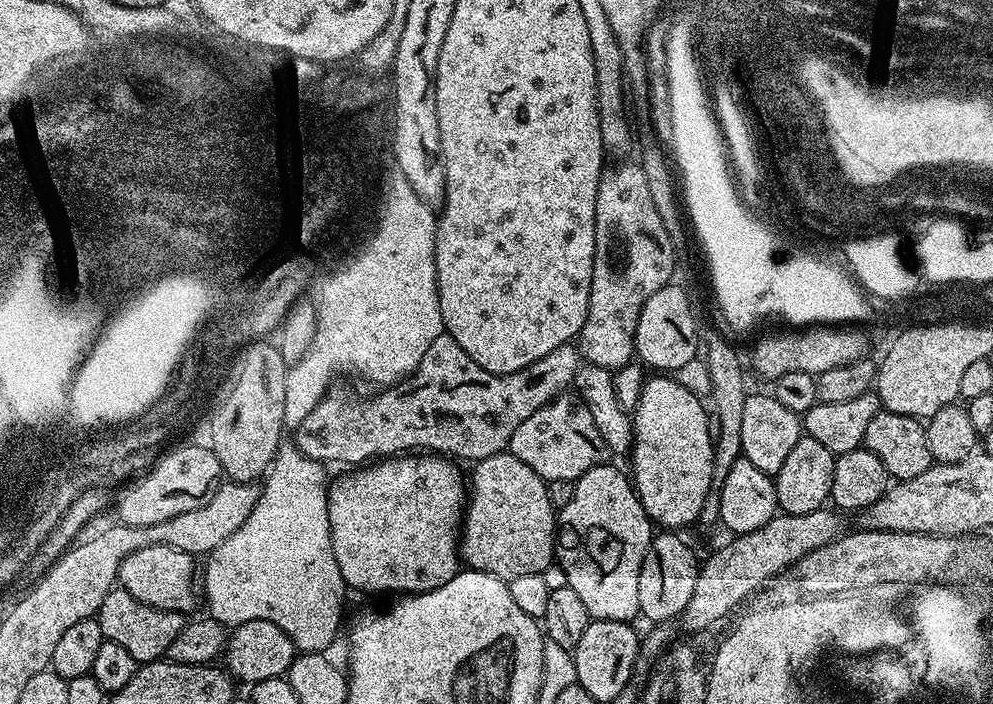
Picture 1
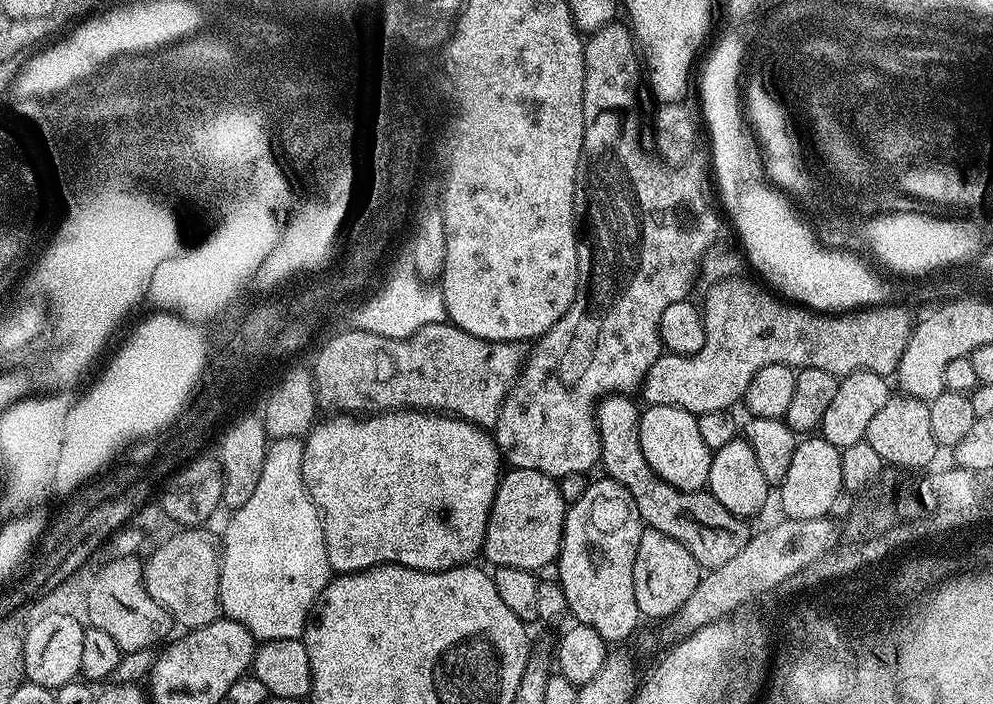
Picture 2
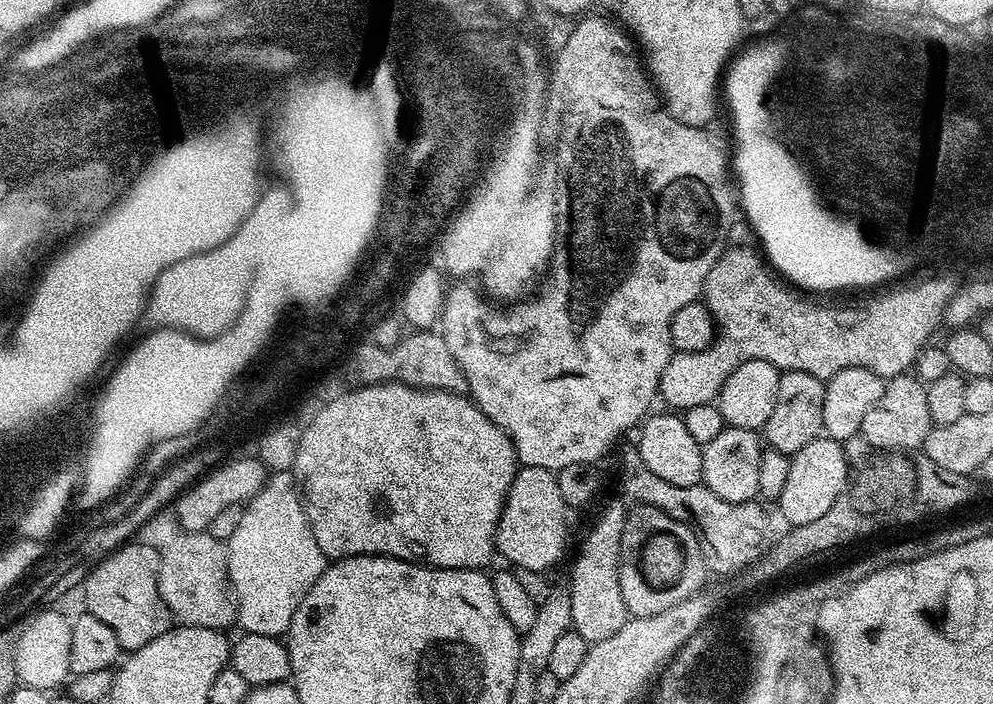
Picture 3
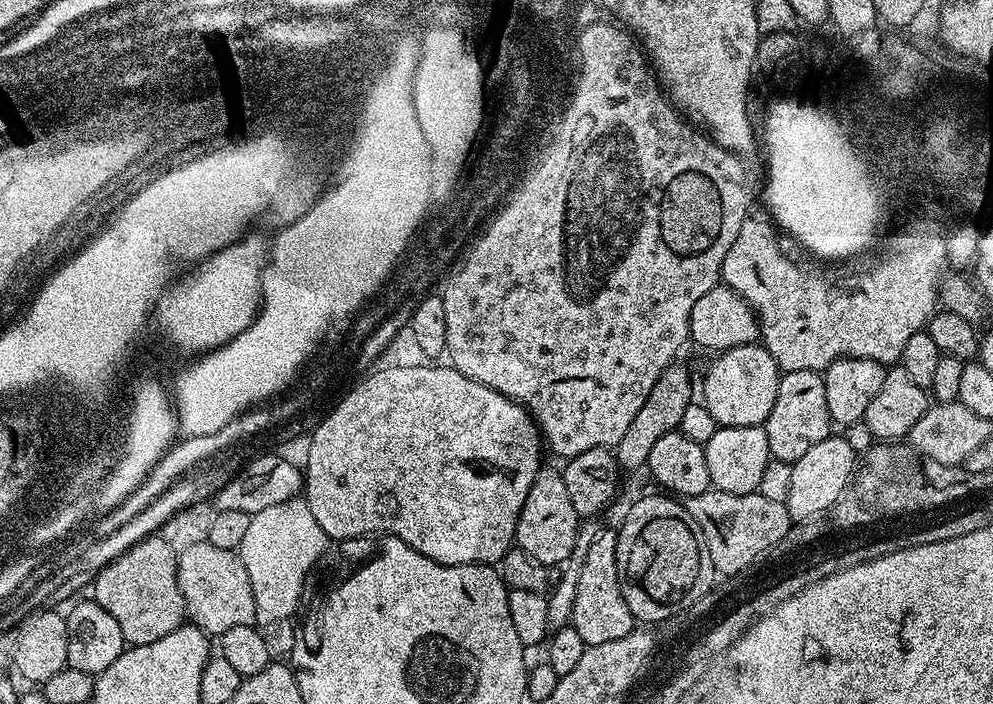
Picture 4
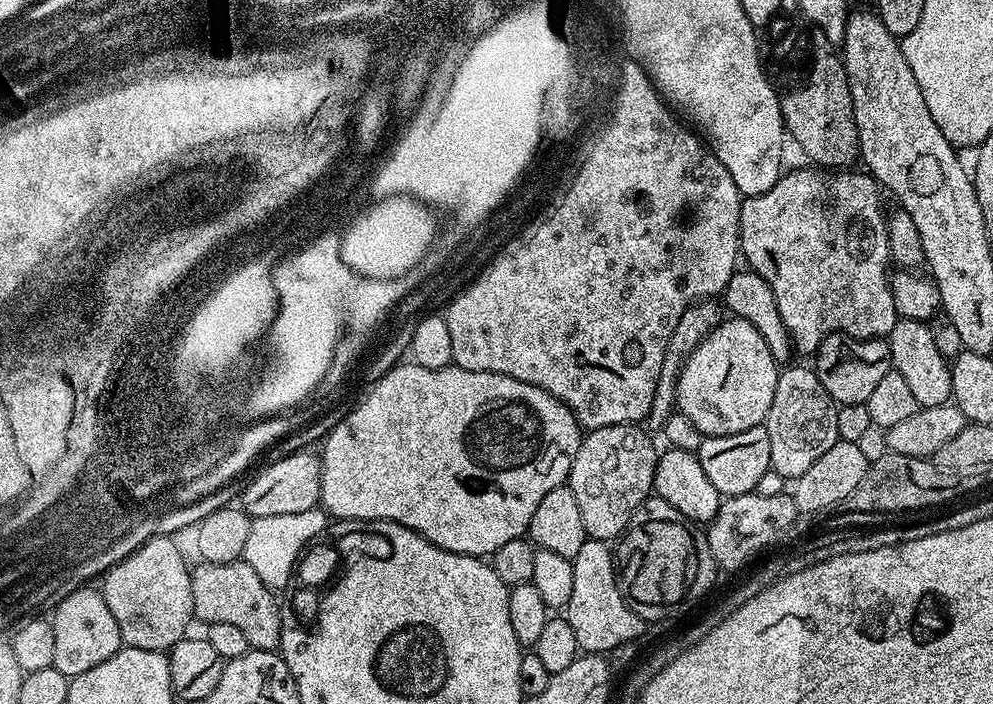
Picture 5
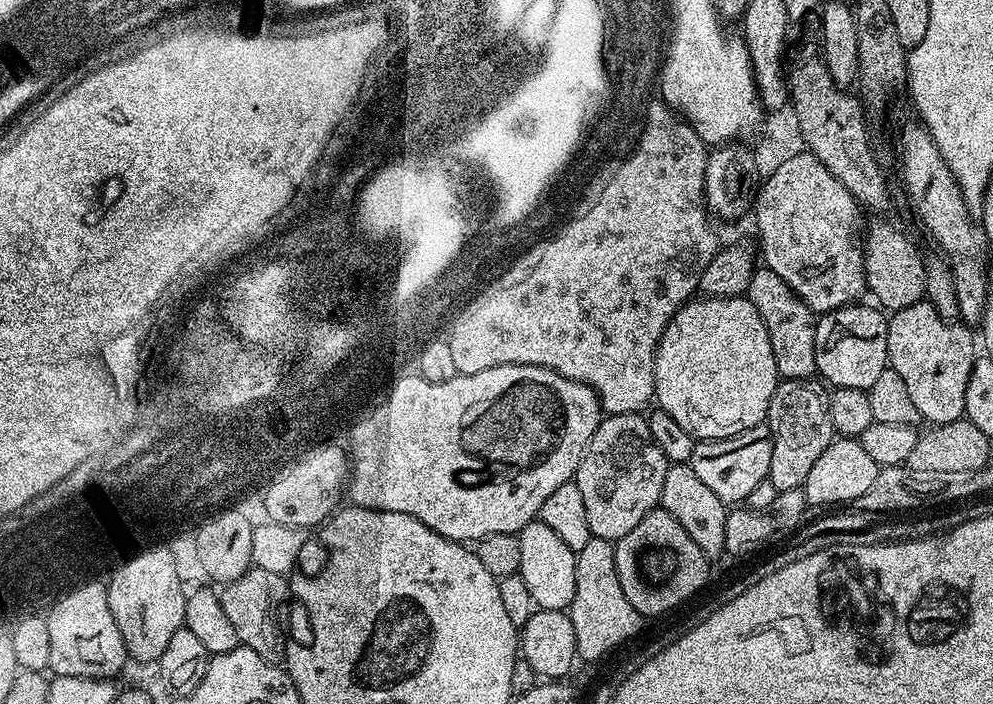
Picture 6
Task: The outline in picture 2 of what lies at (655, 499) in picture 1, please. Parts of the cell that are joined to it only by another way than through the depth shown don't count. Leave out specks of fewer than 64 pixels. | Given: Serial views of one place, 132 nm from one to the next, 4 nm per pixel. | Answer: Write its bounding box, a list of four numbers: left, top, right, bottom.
[640,406,712,492]

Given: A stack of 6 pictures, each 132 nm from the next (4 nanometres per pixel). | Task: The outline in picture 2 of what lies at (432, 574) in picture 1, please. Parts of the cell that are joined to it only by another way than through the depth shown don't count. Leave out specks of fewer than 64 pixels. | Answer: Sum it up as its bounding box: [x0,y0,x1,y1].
[302,410,502,574]

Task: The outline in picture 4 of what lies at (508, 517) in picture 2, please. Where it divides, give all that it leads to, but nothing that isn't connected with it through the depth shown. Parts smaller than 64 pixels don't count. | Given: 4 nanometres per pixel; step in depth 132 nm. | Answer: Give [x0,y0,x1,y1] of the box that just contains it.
[515,466,581,566]

